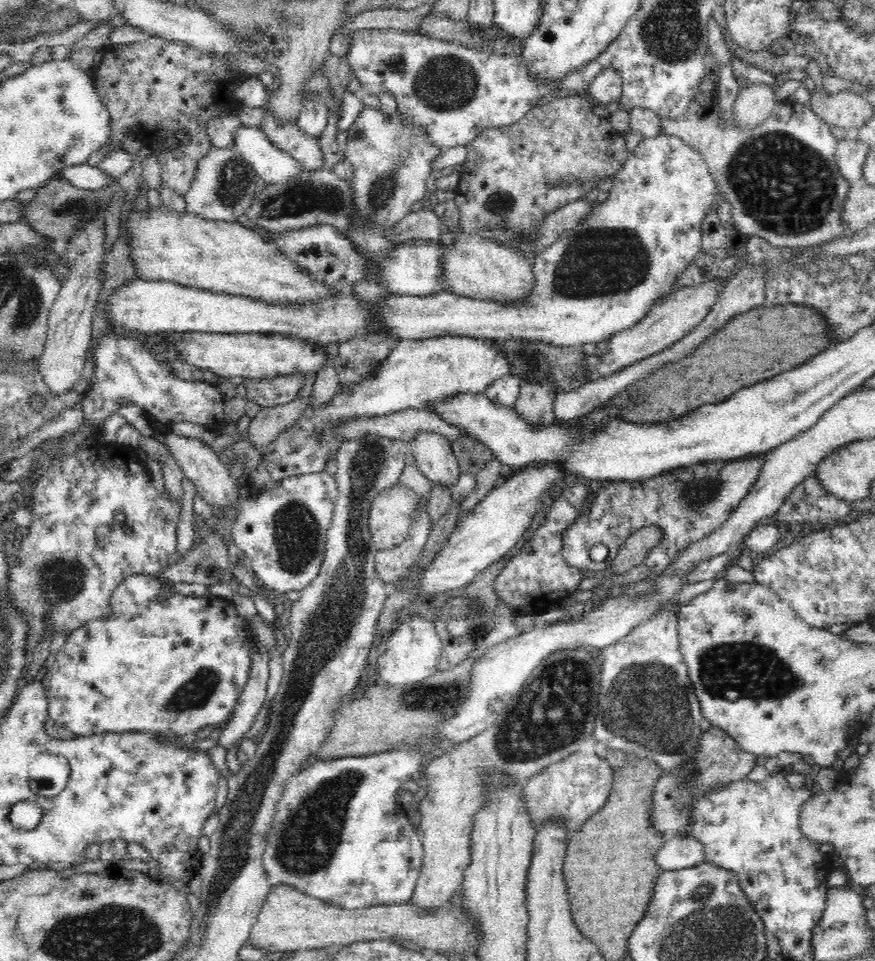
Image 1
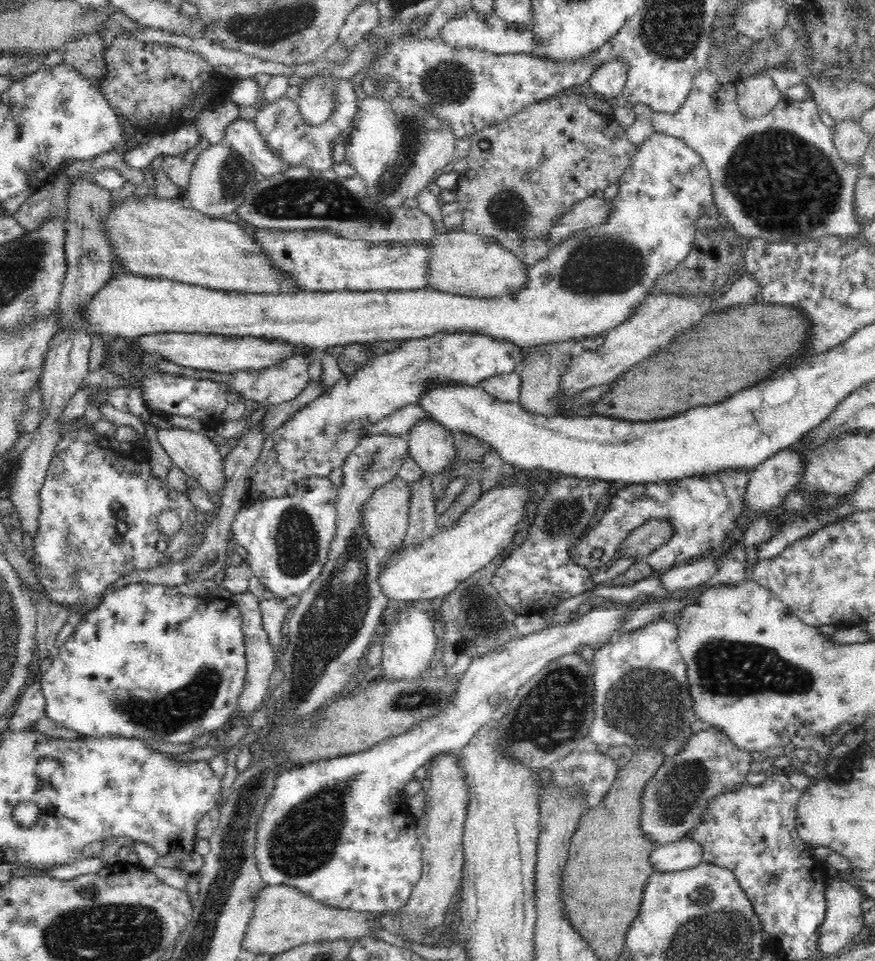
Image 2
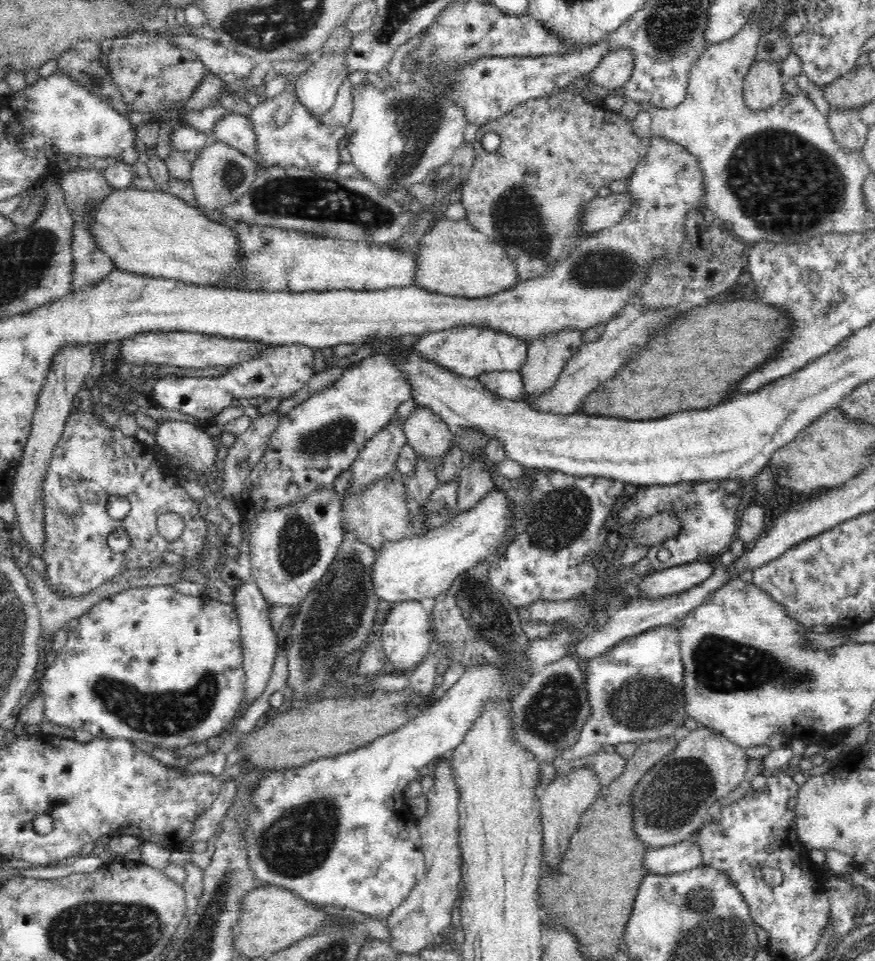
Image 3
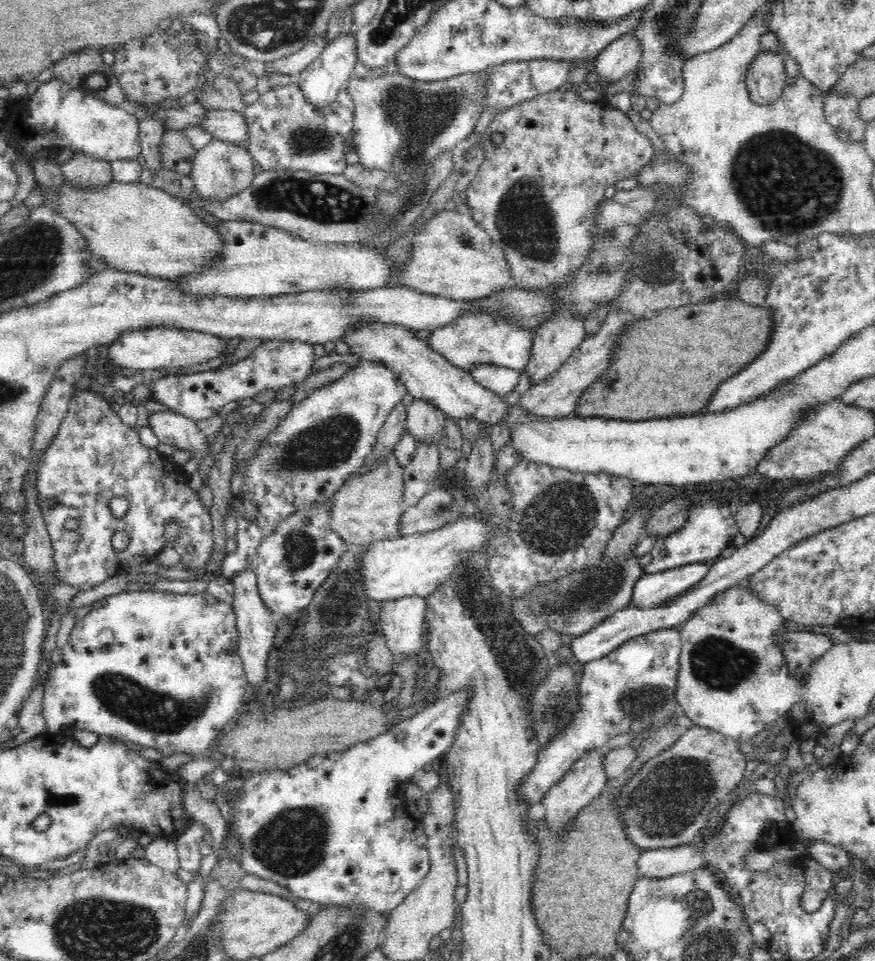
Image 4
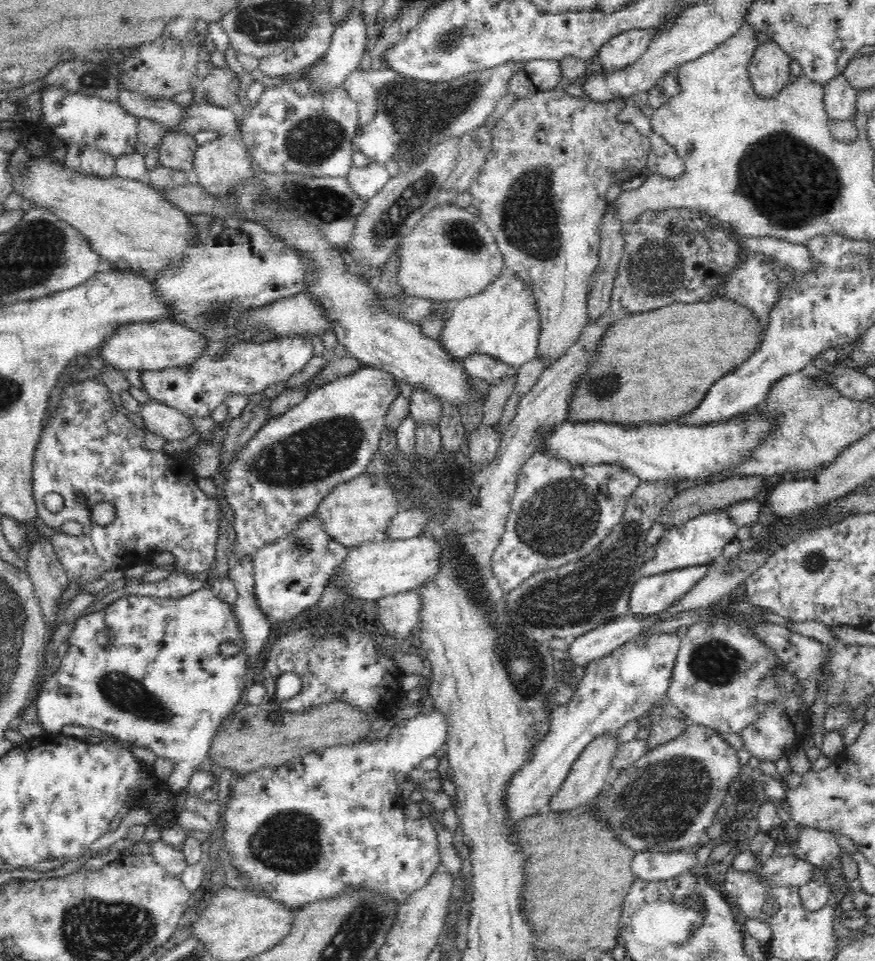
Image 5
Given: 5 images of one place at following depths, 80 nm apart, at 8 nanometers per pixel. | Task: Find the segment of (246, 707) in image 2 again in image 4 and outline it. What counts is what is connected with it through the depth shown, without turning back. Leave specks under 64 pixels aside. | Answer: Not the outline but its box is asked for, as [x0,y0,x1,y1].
[232,565,278,689]

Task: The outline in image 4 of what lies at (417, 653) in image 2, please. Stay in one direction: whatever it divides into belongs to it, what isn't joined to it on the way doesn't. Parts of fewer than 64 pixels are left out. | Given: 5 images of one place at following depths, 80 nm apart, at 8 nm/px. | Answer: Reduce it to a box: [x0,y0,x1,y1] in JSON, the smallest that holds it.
[380,595,426,656]

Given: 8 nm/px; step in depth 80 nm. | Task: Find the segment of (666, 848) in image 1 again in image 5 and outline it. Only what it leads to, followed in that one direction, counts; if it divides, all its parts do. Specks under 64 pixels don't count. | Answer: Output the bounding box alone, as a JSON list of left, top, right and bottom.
[632,850,699,881]

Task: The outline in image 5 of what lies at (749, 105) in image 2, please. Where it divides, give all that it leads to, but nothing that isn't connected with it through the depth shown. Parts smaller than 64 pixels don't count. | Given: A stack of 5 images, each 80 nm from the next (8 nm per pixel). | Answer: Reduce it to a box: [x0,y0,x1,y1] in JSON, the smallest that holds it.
[749,39,793,97]

